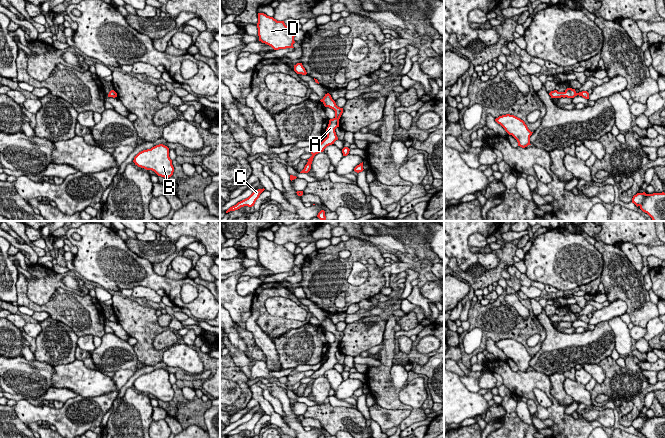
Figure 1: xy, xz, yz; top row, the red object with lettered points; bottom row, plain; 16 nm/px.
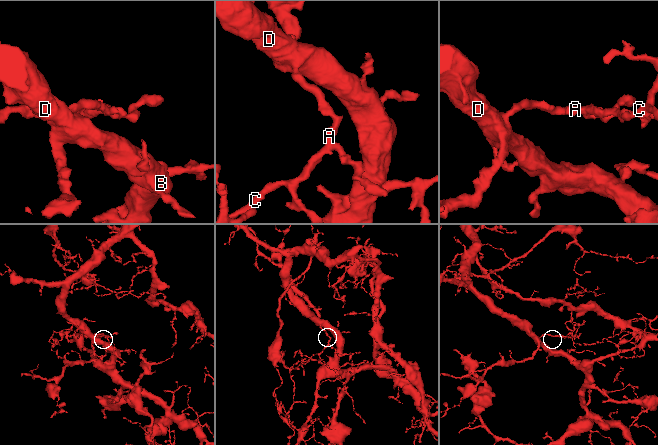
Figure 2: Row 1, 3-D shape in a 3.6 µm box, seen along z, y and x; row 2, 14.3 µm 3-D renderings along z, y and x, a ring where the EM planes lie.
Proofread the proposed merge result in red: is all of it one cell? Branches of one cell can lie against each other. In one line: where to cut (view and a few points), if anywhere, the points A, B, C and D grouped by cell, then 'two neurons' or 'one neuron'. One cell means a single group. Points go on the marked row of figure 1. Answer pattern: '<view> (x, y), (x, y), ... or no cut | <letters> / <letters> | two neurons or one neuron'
no cut | A B C D | one neuron

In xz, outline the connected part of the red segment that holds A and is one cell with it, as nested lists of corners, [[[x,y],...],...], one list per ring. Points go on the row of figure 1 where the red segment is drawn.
[[[329,93],[325,94],[325,96],[320,101],[325,107],[329,107],[335,111],[335,117],[329,120],[329,124],[326,129],[327,137],[311,151],[312,156],[307,159],[308,162],[300,173],[308,173],[311,169],[314,156],[320,152],[323,152],[327,146],[334,144],[334,142],[338,140],[335,129],[339,127],[339,119],[343,113],[343,108],[340,108],[336,105]]]

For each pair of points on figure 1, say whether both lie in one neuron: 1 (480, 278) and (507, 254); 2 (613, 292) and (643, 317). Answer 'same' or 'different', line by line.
1: same
2: same

